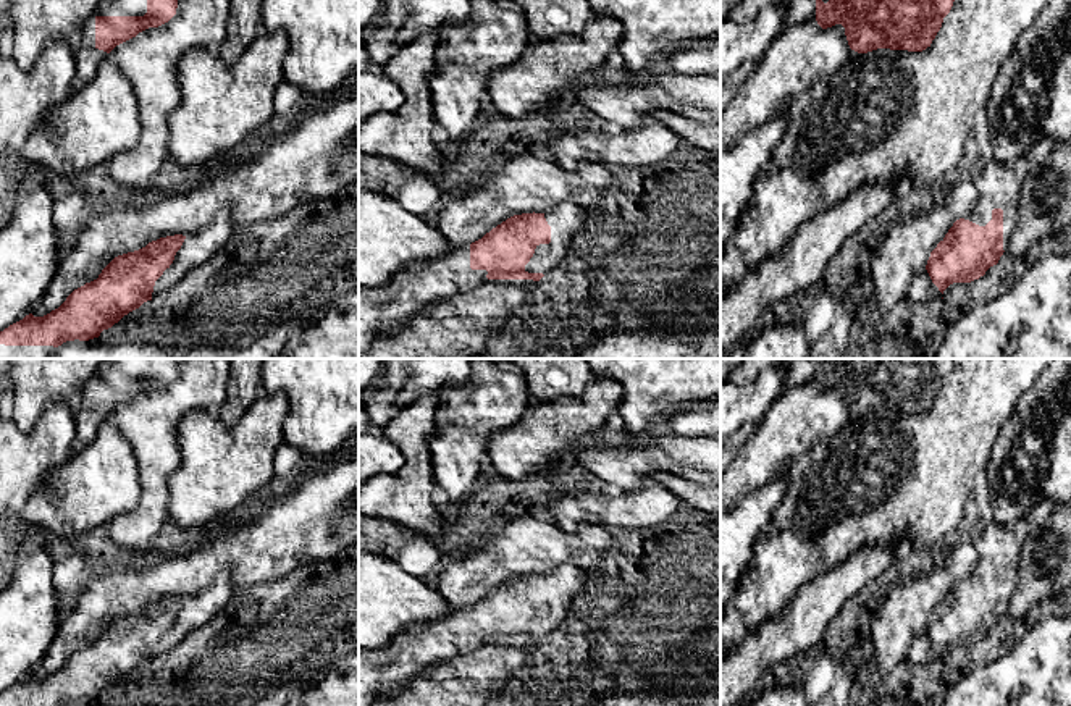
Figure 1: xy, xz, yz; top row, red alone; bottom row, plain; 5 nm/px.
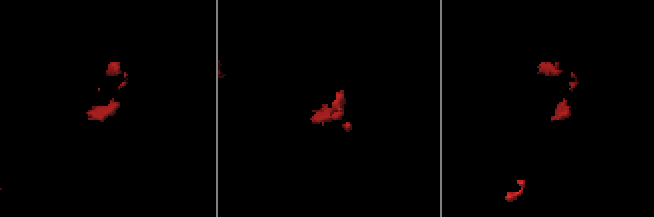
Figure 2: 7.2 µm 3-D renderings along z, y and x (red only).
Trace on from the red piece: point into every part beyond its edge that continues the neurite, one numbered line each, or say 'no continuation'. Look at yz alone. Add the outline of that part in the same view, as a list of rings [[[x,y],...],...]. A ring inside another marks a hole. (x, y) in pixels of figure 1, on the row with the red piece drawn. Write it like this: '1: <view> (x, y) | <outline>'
1: yz (999, 184) | [[[1016,158],[1008,163],[995,160],[981,163],[972,176],[977,187],[977,200],[968,216],[979,226],[985,226],[992,220],[992,210],[1003,210],[1003,250],[1008,252],[1011,236],[1014,233],[1019,191],[1027,174],[1024,158]]]

